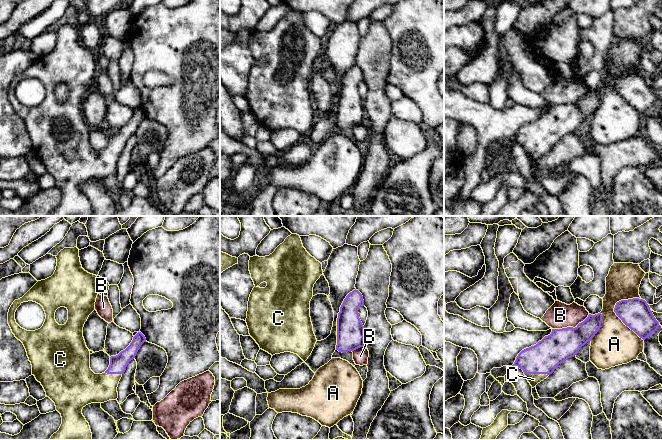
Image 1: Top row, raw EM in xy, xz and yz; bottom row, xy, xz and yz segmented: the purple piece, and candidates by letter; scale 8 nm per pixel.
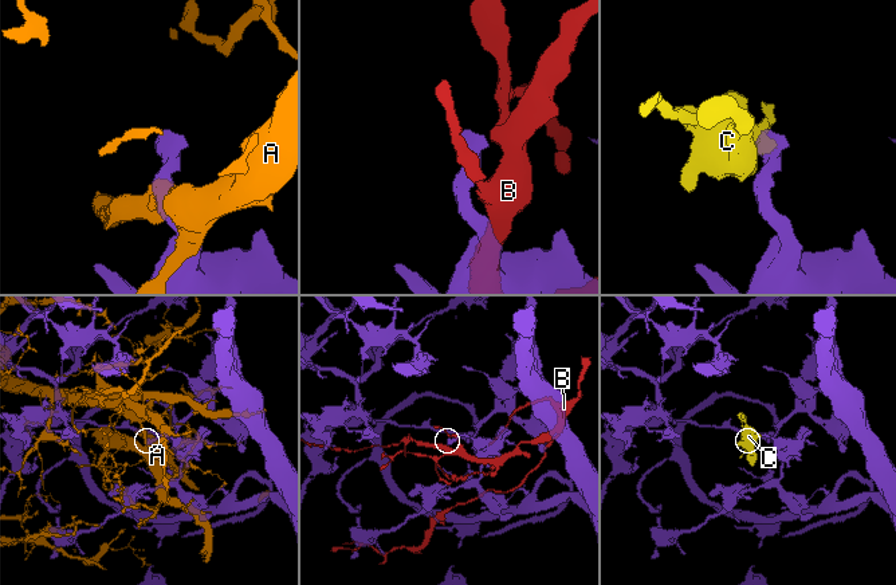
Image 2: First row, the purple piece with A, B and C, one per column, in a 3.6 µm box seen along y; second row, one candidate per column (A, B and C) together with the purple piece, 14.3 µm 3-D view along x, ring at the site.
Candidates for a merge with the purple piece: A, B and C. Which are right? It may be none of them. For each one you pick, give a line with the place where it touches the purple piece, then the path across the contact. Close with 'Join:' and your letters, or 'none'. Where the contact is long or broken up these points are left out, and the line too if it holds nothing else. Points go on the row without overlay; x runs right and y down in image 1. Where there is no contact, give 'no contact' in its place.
C: yz (537, 149)
Join: C

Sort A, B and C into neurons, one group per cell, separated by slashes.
A / B / C

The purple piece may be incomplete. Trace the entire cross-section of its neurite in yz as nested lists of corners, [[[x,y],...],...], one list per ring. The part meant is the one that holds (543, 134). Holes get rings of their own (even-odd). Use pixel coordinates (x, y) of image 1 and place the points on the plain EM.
[[[601,88],[595,91],[589,90],[588,93],[575,104],[567,103],[562,105],[552,105],[550,111],[545,112],[536,121],[522,126],[512,142],[516,142],[523,146],[528,158],[532,164],[536,163],[538,159],[546,155],[559,140],[574,133],[582,122],[595,112],[599,107],[602,98]]]

